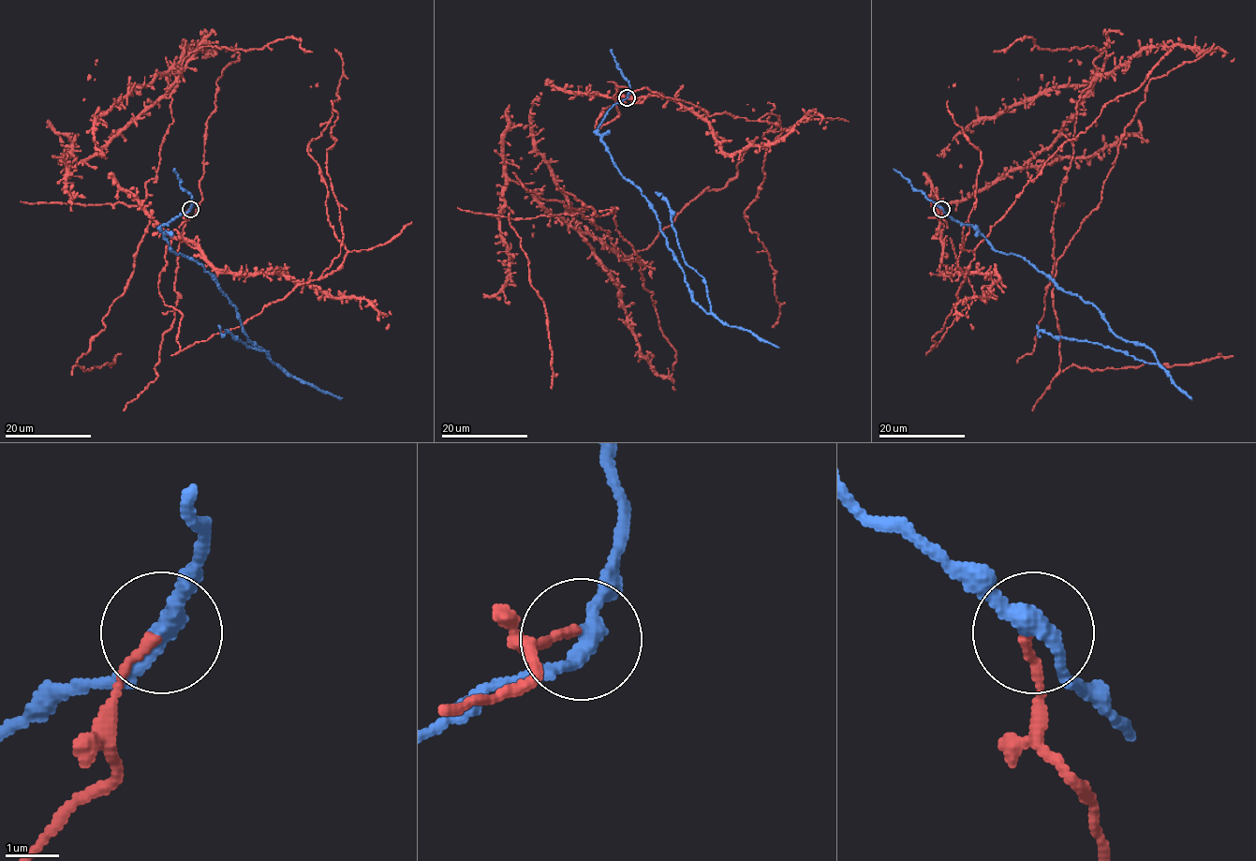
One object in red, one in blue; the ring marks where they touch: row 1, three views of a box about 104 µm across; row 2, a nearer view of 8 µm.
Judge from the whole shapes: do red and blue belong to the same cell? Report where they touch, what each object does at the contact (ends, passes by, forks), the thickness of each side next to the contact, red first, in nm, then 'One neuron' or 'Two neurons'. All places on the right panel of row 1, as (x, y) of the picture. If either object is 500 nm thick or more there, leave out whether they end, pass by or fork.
Place: (941, 209). At the ring red ends. At the ring blue passes by. Thickness 160 nm (red) against 320 nm. Two neurons

